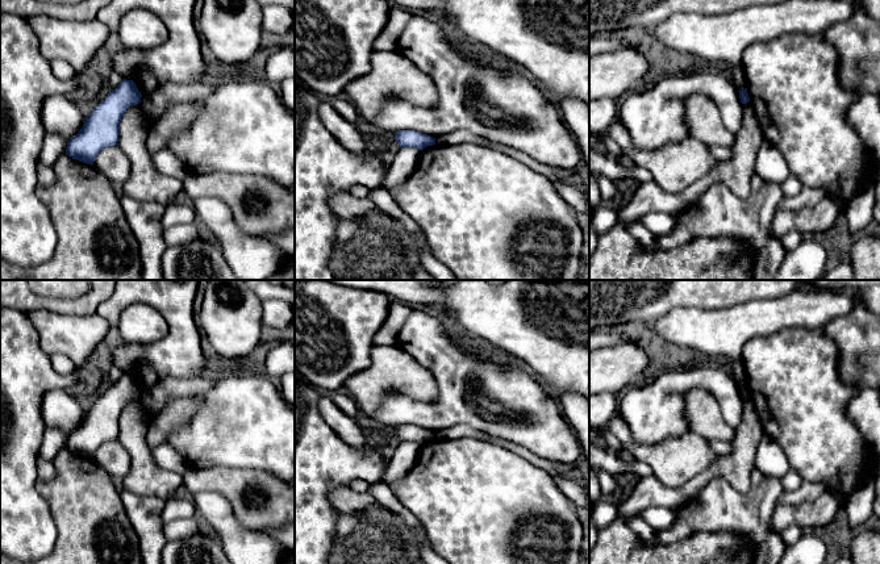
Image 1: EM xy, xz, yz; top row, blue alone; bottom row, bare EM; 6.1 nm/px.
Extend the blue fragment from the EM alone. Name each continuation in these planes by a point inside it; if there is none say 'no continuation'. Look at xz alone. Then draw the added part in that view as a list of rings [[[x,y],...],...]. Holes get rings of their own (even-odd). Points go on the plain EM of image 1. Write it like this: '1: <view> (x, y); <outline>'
no continuation

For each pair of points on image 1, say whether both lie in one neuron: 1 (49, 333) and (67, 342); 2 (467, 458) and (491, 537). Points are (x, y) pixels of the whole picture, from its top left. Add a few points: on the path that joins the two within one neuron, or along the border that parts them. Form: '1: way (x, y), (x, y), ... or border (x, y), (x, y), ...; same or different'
1: way (53, 333), (63, 338); same
2: way (467, 477), (467, 492), (491, 517); same

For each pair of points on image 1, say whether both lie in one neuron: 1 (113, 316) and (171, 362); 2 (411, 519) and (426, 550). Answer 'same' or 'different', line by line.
1: same
2: same

